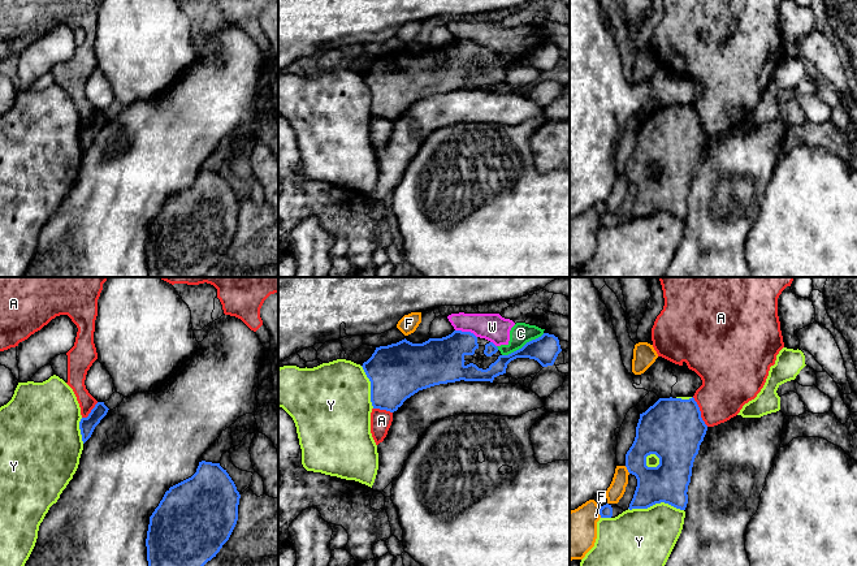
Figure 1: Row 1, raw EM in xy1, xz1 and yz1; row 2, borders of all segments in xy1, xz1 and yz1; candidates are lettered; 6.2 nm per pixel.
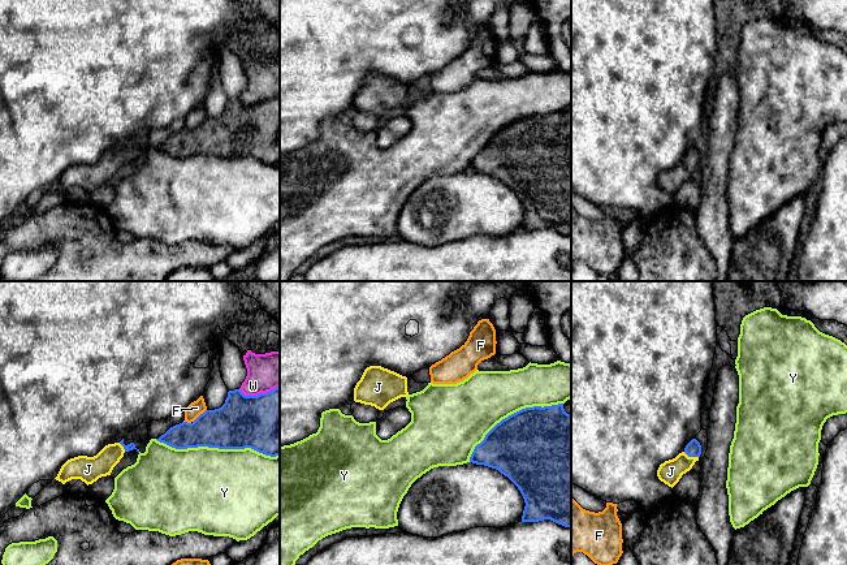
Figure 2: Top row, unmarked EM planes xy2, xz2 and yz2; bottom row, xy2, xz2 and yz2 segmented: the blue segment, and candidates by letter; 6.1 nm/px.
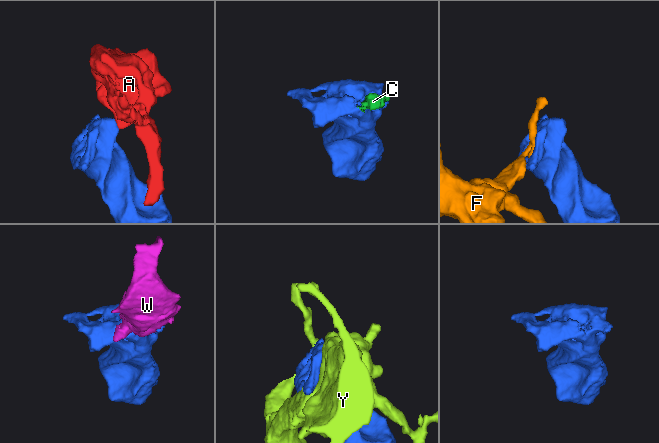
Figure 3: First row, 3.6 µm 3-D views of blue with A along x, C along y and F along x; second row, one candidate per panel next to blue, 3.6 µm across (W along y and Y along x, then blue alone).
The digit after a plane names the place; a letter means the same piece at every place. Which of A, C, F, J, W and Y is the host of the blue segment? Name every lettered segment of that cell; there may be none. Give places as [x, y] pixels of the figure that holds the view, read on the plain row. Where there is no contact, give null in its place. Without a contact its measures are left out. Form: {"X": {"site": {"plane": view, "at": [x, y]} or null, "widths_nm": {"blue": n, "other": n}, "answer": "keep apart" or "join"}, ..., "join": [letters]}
{"A": {"site": {"plane": "yz1", "at": [700, 120]}, "widths_nm": {"blue": 380, "other": 320}, "answer": "keep apart"}, "C": {"site": {"plane": "xz1", "at": [524, 53]}, "widths_nm": {"blue": 170, "other": 140}, "answer": "keep apart"}, "F": {"site": {"plane": "xy2", "at": [199, 124]}, "widths_nm": {"blue": 300, "other": 90}, "answer": "keep apart"}, "J": {"site": {"plane": "yz2", "at": [691, 164]}, "widths_nm": {"blue": 100, "other": 150}, "answer": "join"}, "W": {"site": {"plane": "xy2", "at": [258, 103]}, "widths_nm": {"blue": 400, "other": 220}, "answer": "keep apart"}, "Y": {"site": {"plane": "xy2", "at": [217, 155]}, "widths_nm": {"blue": 320, "other": 480}, "answer": "keep apart"}, "join": ["J"]}

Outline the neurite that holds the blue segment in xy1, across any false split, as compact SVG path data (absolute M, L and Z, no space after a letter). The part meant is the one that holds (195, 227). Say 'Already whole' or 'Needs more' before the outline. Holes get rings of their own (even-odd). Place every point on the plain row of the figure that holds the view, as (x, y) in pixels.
Already whole. M199 170L196 181L170 195L150 225L148 277L202 277L229 249L239 207L220 172Z

